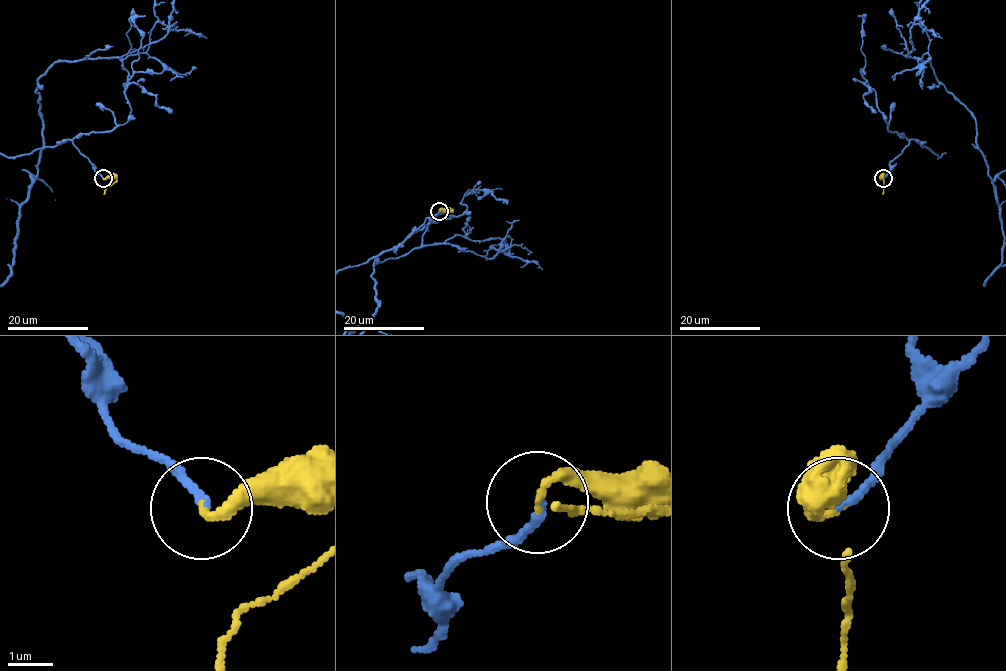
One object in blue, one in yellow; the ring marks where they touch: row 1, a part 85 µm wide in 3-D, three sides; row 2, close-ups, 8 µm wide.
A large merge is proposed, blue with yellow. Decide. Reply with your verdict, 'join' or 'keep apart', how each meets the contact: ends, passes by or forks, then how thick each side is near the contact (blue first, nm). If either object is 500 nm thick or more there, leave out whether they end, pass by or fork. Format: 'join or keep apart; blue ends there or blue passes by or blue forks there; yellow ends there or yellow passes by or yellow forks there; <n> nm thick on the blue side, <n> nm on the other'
join; blue ends there; yellow ends there; 170 nm thick on the blue side, 200 nm on the other

